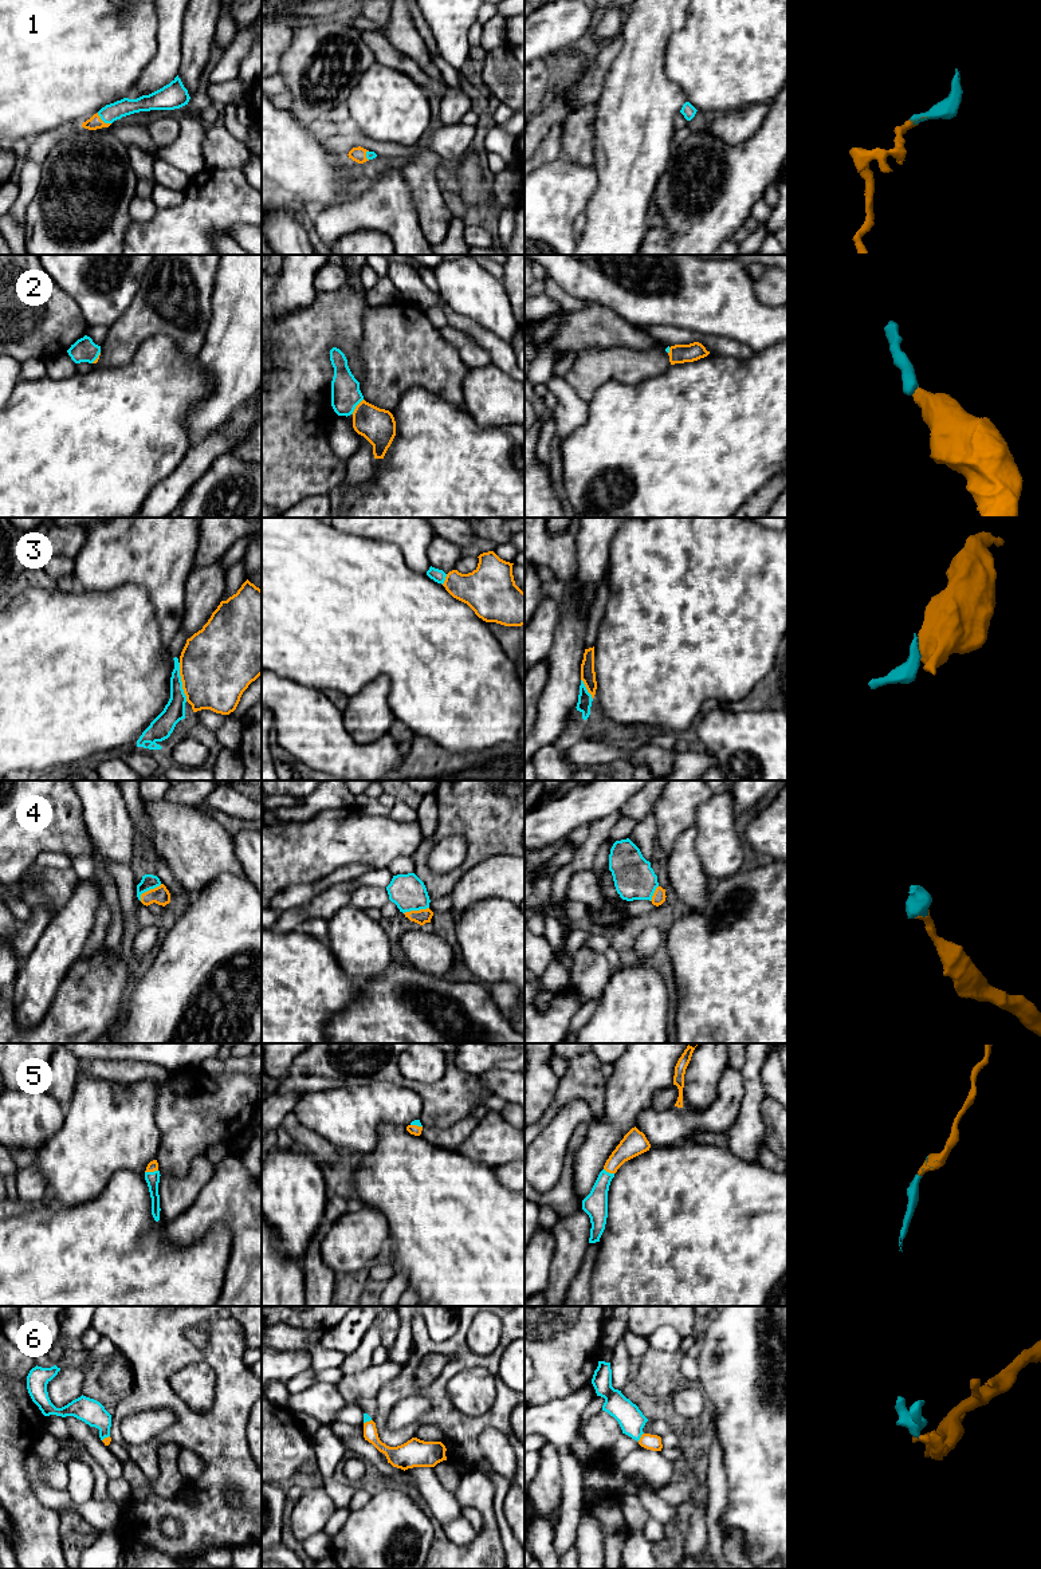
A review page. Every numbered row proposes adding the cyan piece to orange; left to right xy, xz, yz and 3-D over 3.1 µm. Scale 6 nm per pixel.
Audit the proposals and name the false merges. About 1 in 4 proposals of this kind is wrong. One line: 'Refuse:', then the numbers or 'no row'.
Refuse: 3

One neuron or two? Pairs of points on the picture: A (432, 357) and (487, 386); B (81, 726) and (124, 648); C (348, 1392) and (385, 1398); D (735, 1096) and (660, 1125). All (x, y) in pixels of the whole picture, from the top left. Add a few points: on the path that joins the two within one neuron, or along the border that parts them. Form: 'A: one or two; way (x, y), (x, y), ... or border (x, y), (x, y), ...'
A: two; border (472, 369), (463, 381), (464, 407)
B: one; way (81, 707), (81, 691), (105, 667)
C: two; border (397, 1375), (374, 1398)
D: one; way (717, 1112), (706, 1121), (679, 1124)

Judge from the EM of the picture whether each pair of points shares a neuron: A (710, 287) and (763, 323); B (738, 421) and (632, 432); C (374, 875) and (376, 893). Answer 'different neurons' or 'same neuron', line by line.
A: same neuron
B: same neuron
C: different neurons

